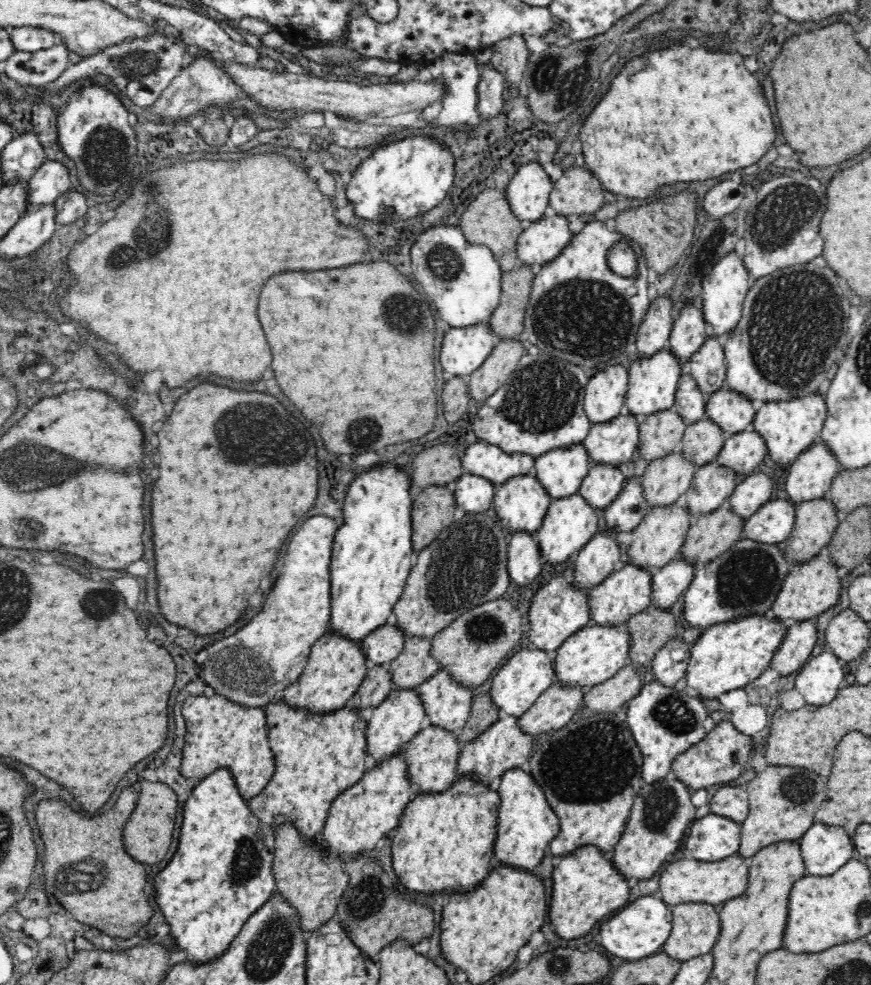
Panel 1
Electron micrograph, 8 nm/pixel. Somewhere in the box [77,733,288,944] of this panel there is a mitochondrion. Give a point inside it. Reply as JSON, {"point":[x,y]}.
{"point":[247,864]}

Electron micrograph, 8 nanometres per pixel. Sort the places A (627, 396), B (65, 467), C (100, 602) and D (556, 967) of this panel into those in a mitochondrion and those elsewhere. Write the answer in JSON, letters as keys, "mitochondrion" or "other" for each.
{"A":"other","B":"mitochondrion","C":"mitochondrion","D":"mitochondrion"}

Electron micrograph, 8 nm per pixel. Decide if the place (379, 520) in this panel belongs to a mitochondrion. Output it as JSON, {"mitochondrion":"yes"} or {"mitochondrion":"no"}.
{"mitochondrion":"no"}

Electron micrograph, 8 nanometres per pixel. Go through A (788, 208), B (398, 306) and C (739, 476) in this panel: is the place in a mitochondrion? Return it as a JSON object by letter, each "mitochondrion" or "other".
{"A":"mitochondrion","B":"mitochondrion","C":"other"}

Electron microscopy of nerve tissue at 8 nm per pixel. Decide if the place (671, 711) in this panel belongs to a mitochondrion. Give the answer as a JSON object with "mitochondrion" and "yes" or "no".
{"mitochondrion":"yes"}

